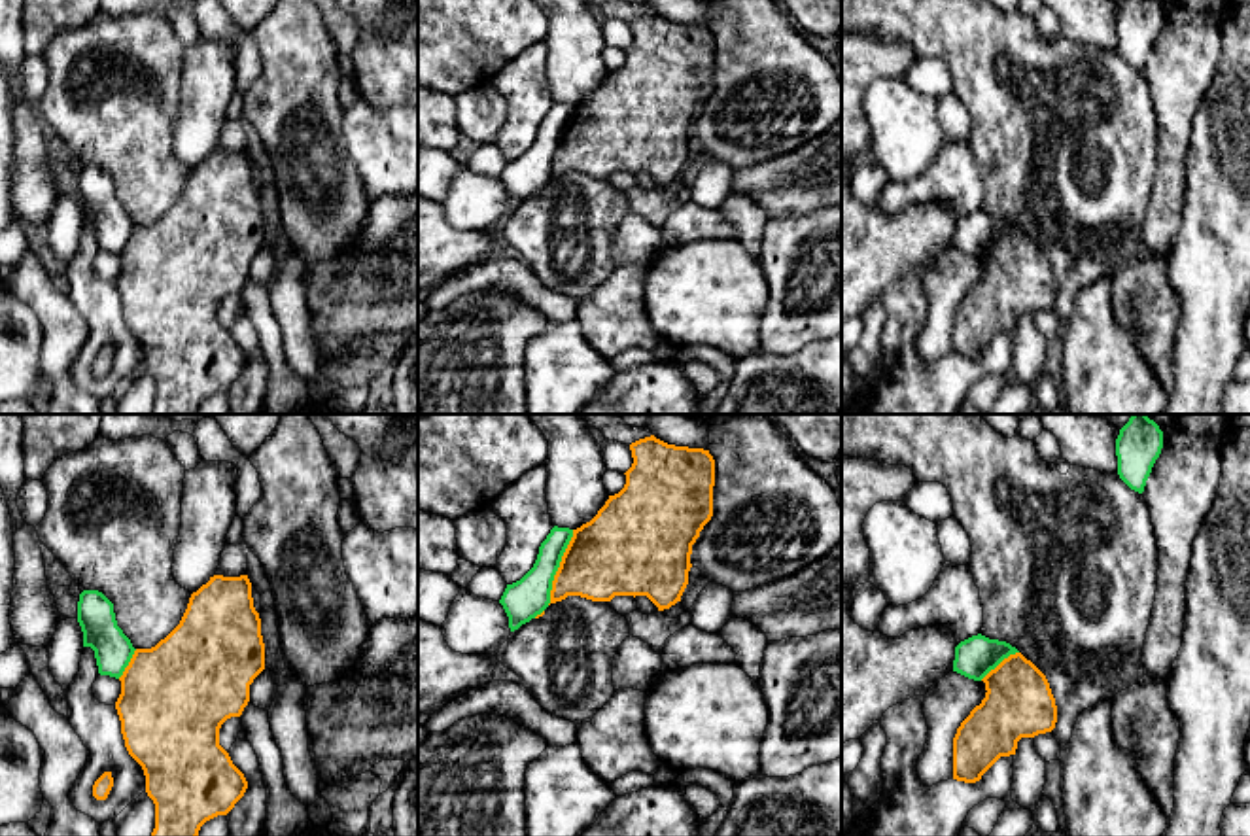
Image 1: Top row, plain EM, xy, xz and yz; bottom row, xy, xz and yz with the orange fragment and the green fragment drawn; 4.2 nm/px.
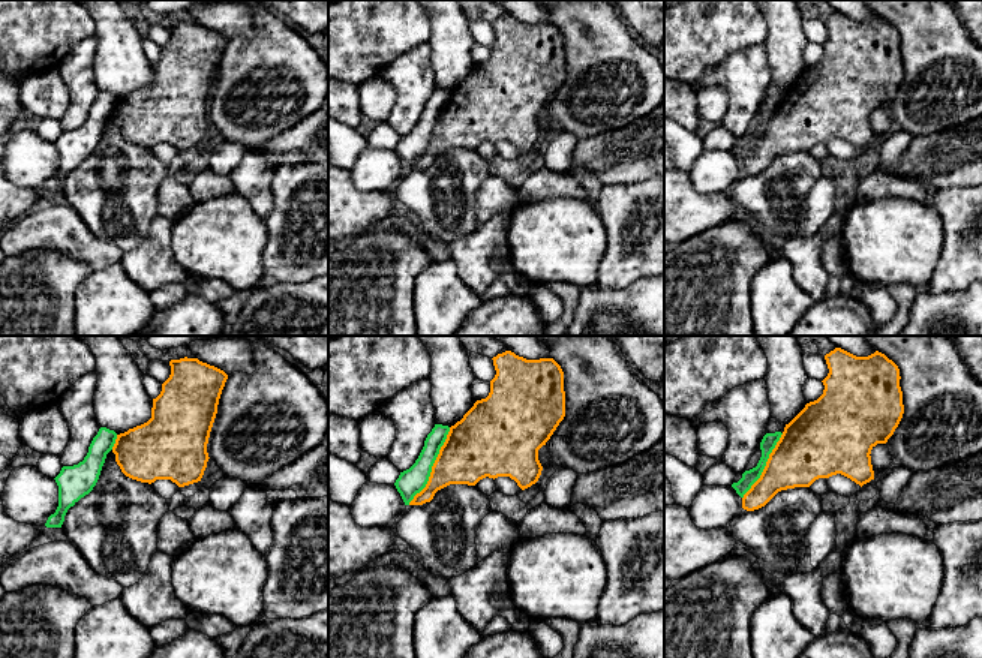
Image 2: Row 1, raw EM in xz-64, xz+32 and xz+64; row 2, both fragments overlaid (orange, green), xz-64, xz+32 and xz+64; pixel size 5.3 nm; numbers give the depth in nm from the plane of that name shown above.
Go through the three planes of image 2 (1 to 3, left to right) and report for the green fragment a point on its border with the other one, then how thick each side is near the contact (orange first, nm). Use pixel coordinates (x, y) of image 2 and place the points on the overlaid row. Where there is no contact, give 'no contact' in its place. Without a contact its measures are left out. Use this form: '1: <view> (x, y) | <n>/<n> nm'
1: xz-64 (116, 442) | 320/150 nm
2: xz+32 (432, 466) | 320/140 nm
3: xz+64 (765, 466) | 320/80 nm

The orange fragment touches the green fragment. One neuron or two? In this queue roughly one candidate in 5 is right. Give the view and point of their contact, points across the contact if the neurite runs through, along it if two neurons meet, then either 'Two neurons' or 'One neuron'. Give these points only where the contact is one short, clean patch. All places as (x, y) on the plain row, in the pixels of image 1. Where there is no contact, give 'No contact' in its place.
Touches orange at xz (558, 144). Two neurons

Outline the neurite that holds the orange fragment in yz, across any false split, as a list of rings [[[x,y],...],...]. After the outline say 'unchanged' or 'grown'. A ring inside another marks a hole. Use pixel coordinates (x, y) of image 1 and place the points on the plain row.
[[[1021,229],[983,255],[985,274],[953,314],[953,356],[976,359],[1000,335],[1016,331],[1021,314],[1051,308],[1057,282],[1046,252]]] | unchanged

